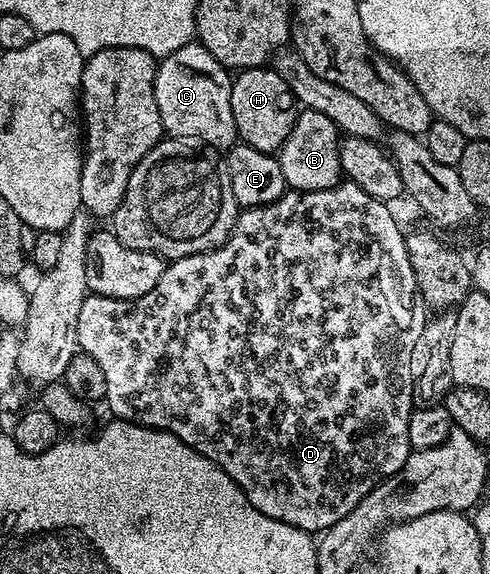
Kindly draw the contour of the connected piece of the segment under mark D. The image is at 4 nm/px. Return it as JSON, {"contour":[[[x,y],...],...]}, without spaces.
{"contour":[[[343,180],[343,181],[340,181],[340,183],[339,183],[339,185],[337,185],[337,186],[334,186],[334,187],[333,187],[333,188],[325,188],[325,189],[324,189],[324,190],[292,190],[292,189],[288,189],[288,191],[287,191],[287,193],[285,193],[285,194],[283,194],[283,195],[282,195],[282,196],[280,196],[280,198],[278,198],[278,199],[277,199],[277,200],[273,200],[273,201],[272,201],[272,202],[270,202],[270,203],[269,203],[269,204],[265,204],[265,205],[264,205],[264,206],[248,206],[248,207],[246,207],[246,208],[243,208],[243,209],[240,209],[240,211],[239,211],[239,218],[238,218],[238,219],[237,219],[237,220],[236,220],[236,221],[235,221],[235,227],[234,227],[234,228],[233,228],[233,232],[232,232],[232,233],[231,233],[231,234],[230,234],[230,235],[229,235],[229,237],[228,237],[228,238],[227,238],[227,239],[226,239],[226,240],[225,240],[225,244],[221,244],[221,245],[220,245],[220,246],[218,246],[218,247],[217,247],[217,248],[216,248],[216,249],[215,249],[215,250],[206,250],[206,252],[205,252],[205,253],[204,253],[204,254],[194,254],[194,255],[193,255],[193,256],[185,256],[185,257],[184,257],[184,258],[177,258],[177,259],[174,259],[174,261],[172,261],[172,262],[171,262],[171,263],[170,263],[170,264],[167,264],[167,265],[164,265],[164,268],[163,268],[163,275],[162,275],[162,276],[161,276],[161,280],[157,280],[157,288],[153,288],[153,292],[145,292],[145,296],[141,296],[141,297],[140,297],[140,298],[132,298],[132,299],[130,299],[130,298],[106,298],[106,297],[105,297],[105,296],[101,296],[101,295],[100,295],[100,294],[93,294],[93,293],[88,293],[88,295],[87,295],[87,299],[86,299],[86,300],[85,300],[85,304],[81,304],[81,313],[79,313],[79,314],[78,314],[78,315],[77,315],[77,340],[78,340],[78,341],[79,341],[79,345],[78,345],[78,349],[79,349],[79,350],[80,350],[80,351],[82,351],[82,353],[85,353],[85,354],[88,354],[88,355],[89,355],[89,356],[93,356],[93,360],[97,360],[97,365],[98,365],[98,366],[100,366],[100,367],[101,367],[101,376],[105,376],[105,392],[106,392],[106,393],[107,393],[107,397],[106,397],[106,399],[105,399],[105,406],[108,406],[108,408],[109,408],[109,409],[111,409],[111,410],[112,410],[112,412],[113,412],[113,413],[115,413],[115,414],[112,414],[112,415],[114,415],[114,417],[115,417],[115,418],[116,418],[116,419],[119,419],[119,420],[122,420],[122,421],[125,421],[125,422],[133,422],[133,423],[135,423],[135,425],[136,425],[136,426],[145,426],[145,427],[147,427],[147,429],[148,429],[148,430],[164,430],[164,431],[165,431],[165,432],[169,432],[169,433],[170,433],[170,434],[172,434],[172,435],[173,435],[173,436],[177,436],[177,437],[178,437],[178,438],[179,438],[179,439],[181,439],[181,440],[182,440],[182,441],[183,441],[183,442],[184,442],[184,443],[185,443],[185,444],[189,444],[189,448],[193,448],[193,449],[194,449],[194,450],[195,450],[195,451],[196,451],[196,452],[197,452],[197,453],[198,453],[198,454],[200,454],[200,455],[201,455],[201,456],[205,456],[205,457],[206,457],[206,458],[208,458],[208,459],[209,459],[209,461],[211,461],[211,462],[212,462],[212,463],[213,463],[213,464],[217,464],[217,465],[218,465],[218,466],[219,466],[219,467],[220,467],[220,468],[222,468],[222,469],[223,469],[223,470],[224,470],[224,471],[225,471],[225,472],[226,472],[226,473],[227,473],[227,475],[228,475],[228,476],[229,476],[229,480],[233,480],[233,484],[237,484],[237,488],[241,488],[241,492],[242,492],[242,493],[243,493],[243,494],[244,494],[244,496],[246,496],[246,497],[247,497],[247,499],[248,499],[248,500],[249,500],[249,504],[253,504],[253,508],[257,508],[257,512],[265,512],[265,516],[269,516],[269,517],[270,517],[270,518],[272,518],[272,519],[273,519],[273,520],[281,520],[281,521],[282,521],[282,522],[284,522],[284,523],[285,523],[285,524],[293,524],[293,528],[301,528],[301,529],[302,529],[302,530],[306,530],[306,531],[308,531],[308,532],[316,532],[316,531],[315,531],[315,530],[317,530],[317,532],[324,532],[324,531],[326,531],[326,530],[328,530],[328,529],[330,529],[330,527],[331,527],[331,526],[333,526],[333,525],[335,525],[335,524],[337,524],[337,522],[338,522],[338,521],[339,521],[339,520],[344,520],[344,519],[345,519],[345,516],[347,516],[347,515],[348,515],[348,514],[349,514],[349,513],[351,513],[351,512],[353,512],[353,510],[354,510],[354,508],[356,508],[356,507],[357,507],[357,504],[359,504],[359,503],[361,503],[361,500],[362,500],[362,498],[363,498],[363,497],[364,497],[364,496],[365,496],[365,495],[366,495],[366,494],[367,494],[367,493],[369,493],[369,492],[370,492],[370,491],[371,491],[371,490],[372,490],[372,489],[374,489],[374,488],[375,488],[375,487],[376,487],[376,486],[377,486],[377,485],[378,485],[378,484],[379,484],[379,483],[380,483],[380,481],[381,481],[381,480],[384,480],[384,479],[389,479],[389,478],[391,478],[391,477],[393,477],[393,475],[394,475],[394,474],[396,474],[396,472],[398,472],[398,471],[399,471],[399,470],[400,470],[400,468],[402,468],[402,467],[403,467],[403,465],[404,465],[404,464],[405,464],[405,460],[406,460],[406,459],[407,459],[407,457],[409,457],[409,455],[410,455],[410,454],[411,454],[411,451],[412,451],[412,448],[411,448],[411,445],[410,445],[410,444],[409,444],[409,416],[410,416],[410,415],[411,415],[411,412],[412,412],[412,409],[413,409],[413,399],[412,399],[412,396],[411,396],[411,387],[412,387],[412,385],[413,385],[413,379],[412,379],[412,377],[411,377],[411,357],[412,357],[412,356],[413,356],[413,348],[417,348],[417,339],[419,339],[419,338],[420,338],[420,336],[421,336],[421,328],[425,328],[425,324],[426,324],[426,323],[427,323],[427,319],[428,319],[428,317],[429,317],[429,311],[428,311],[428,309],[427,309],[427,307],[426,307],[426,306],[424,306],[424,304],[423,304],[423,297],[422,297],[422,296],[421,296],[421,292],[420,292],[420,291],[419,291],[419,289],[418,289],[418,288],[417,288],[417,276],[413,276],[413,264],[409,264],[409,252],[408,252],[408,251],[407,251],[407,240],[406,240],[406,237],[405,237],[405,234],[404,234],[404,231],[402,231],[402,232],[401,232],[401,231],[399,231],[399,222],[398,222],[398,220],[397,220],[397,219],[395,219],[395,218],[394,218],[394,216],[393,216],[393,215],[391,215],[391,209],[392,209],[392,207],[391,207],[391,206],[390,206],[390,205],[388,205],[388,203],[385,203],[385,202],[382,202],[382,201],[381,201],[381,200],[377,200],[377,199],[376,199],[376,198],[374,198],[374,197],[373,197],[373,196],[369,196],[369,195],[368,195],[368,194],[366,194],[366,193],[365,193],[365,192],[361,192],[361,188],[357,188],[357,184],[353,184],[353,183],[352,183],[352,182],[349,182],[349,181],[346,181],[346,180]]]}

